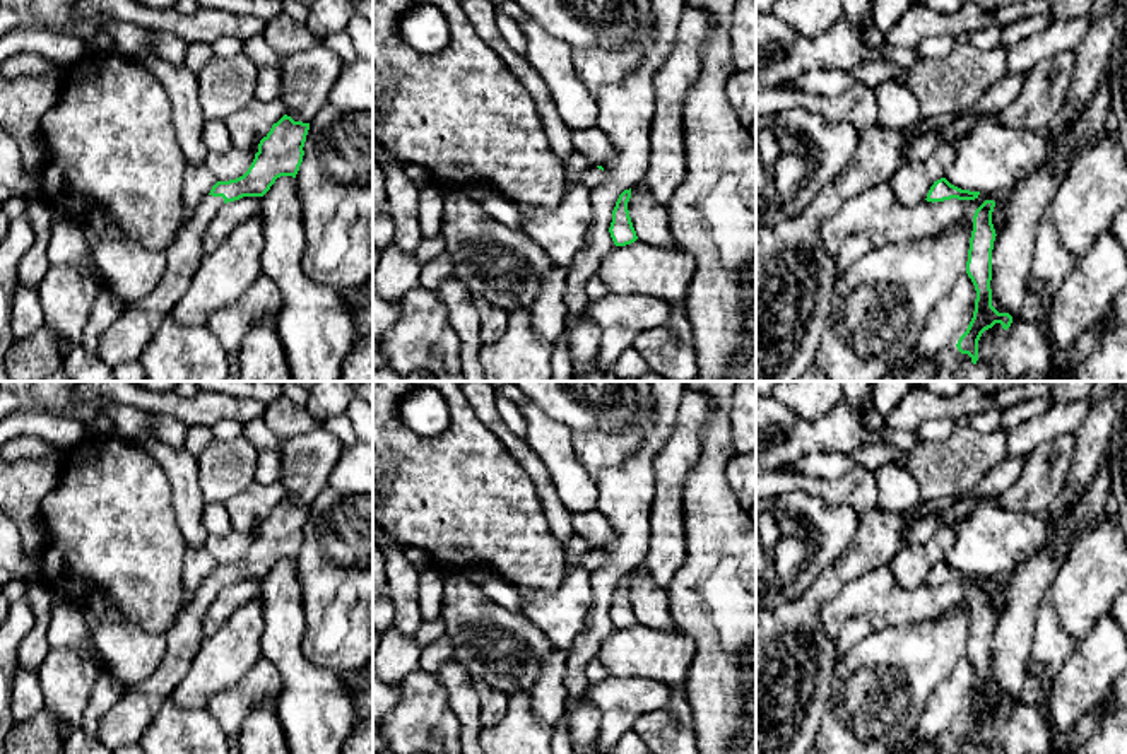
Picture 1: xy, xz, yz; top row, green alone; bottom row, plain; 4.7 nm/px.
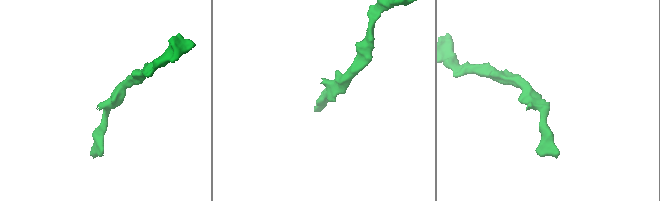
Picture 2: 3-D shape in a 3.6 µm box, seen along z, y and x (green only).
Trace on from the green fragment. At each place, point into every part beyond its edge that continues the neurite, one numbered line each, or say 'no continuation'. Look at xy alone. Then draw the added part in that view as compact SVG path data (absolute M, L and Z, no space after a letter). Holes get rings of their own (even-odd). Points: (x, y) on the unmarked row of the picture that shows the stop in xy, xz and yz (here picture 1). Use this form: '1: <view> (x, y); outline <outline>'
1: xy (125, 724); outline M207 578L193 592L180 609L173 627L164 634L166 653L159 669L149 679L127 686L120 701L106 713L97 739L109 751L140 744L144 732L195 660L205 639L204 612L222 586L222 580Z

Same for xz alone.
1: xz (592, 559); outline M592 549L592 551L588 551L583 557L581 557L581 561L580 561L580 564L583 566L583 568L587 568L588 571L593 571L593 569L597 569L597 568L600 568L602 564L604 564L604 554L602 552L599 552L597 549Z

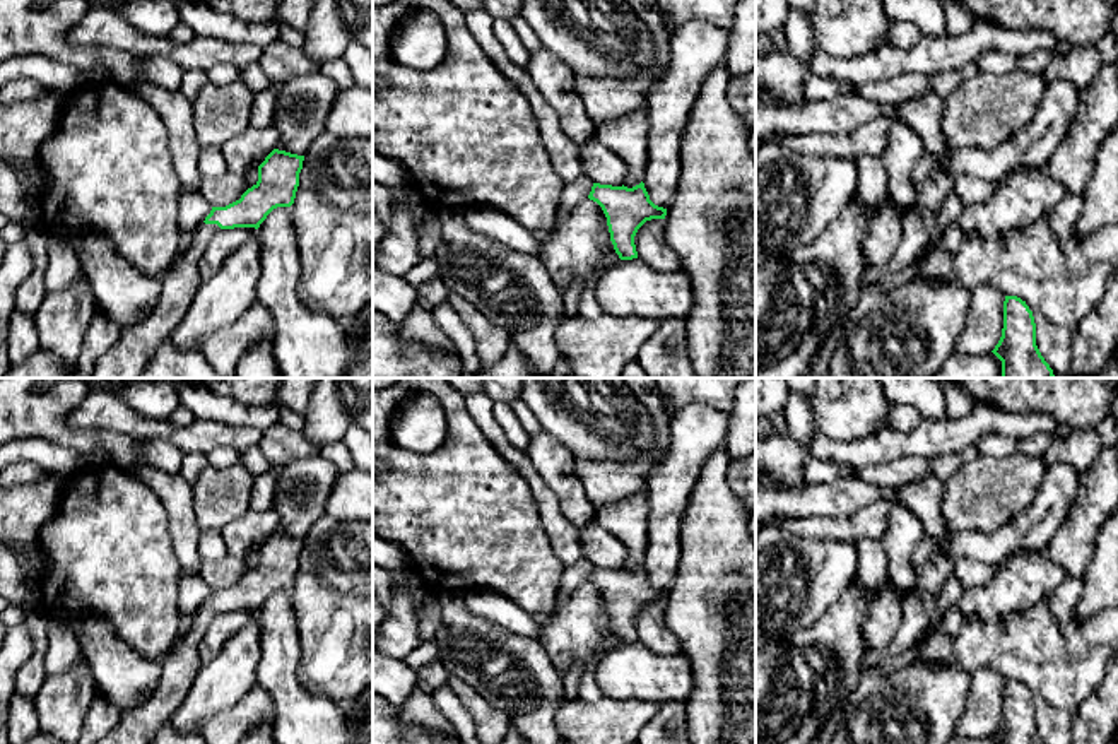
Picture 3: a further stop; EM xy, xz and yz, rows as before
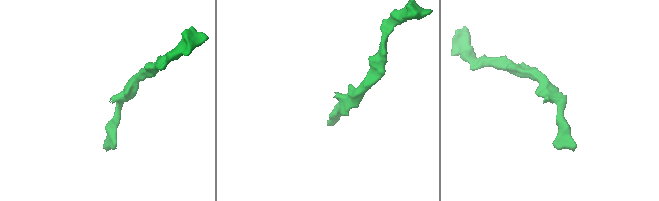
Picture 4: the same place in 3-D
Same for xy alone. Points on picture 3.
1: xy (139, 726); outline M202 605L190 631L181 633L171 652L161 660L162 674L156 693L133 710L123 712L118 725L99 744L150 744L157 730L171 720L185 701L202 664L198 643L219 614L217 607Z

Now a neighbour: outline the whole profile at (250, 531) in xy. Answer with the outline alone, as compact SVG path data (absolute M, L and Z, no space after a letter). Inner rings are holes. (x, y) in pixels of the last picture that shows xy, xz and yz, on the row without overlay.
M248 510L238 520L222 527L221 534L224 537L227 554L244 559L250 551L262 547L277 527L279 515L274 510Z

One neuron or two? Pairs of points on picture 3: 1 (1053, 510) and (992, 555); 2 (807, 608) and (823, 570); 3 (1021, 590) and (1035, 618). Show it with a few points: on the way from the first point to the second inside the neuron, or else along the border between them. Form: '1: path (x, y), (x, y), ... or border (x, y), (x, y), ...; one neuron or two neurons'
1: path (1038, 524), (1007, 539); one neuron
2: path (807, 599), (809, 584), (814, 578); one neuron
3: border (1045, 599), (992, 621); two neurons

